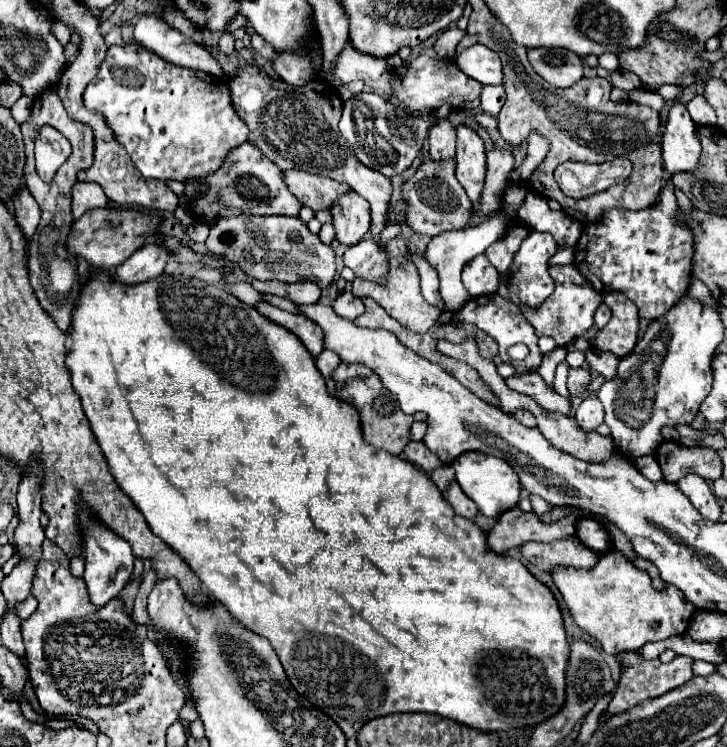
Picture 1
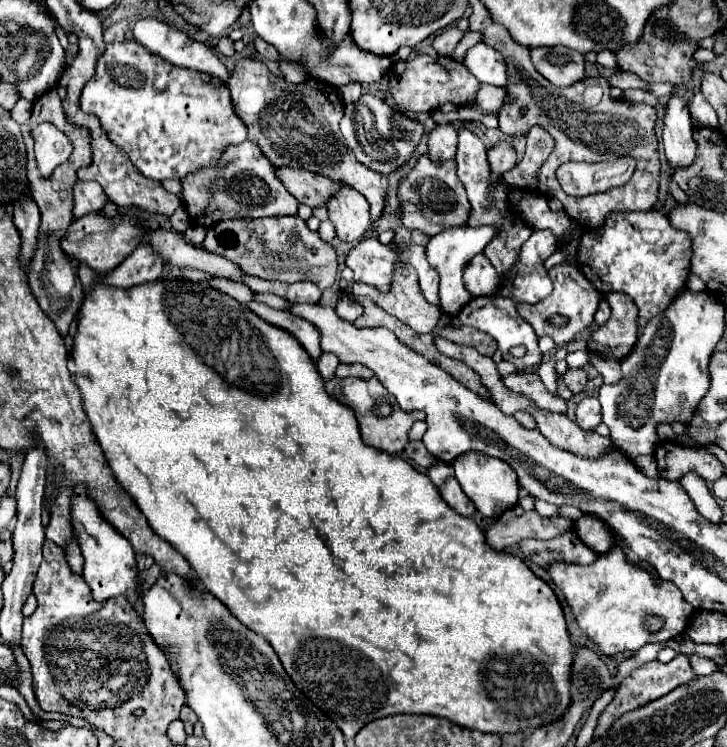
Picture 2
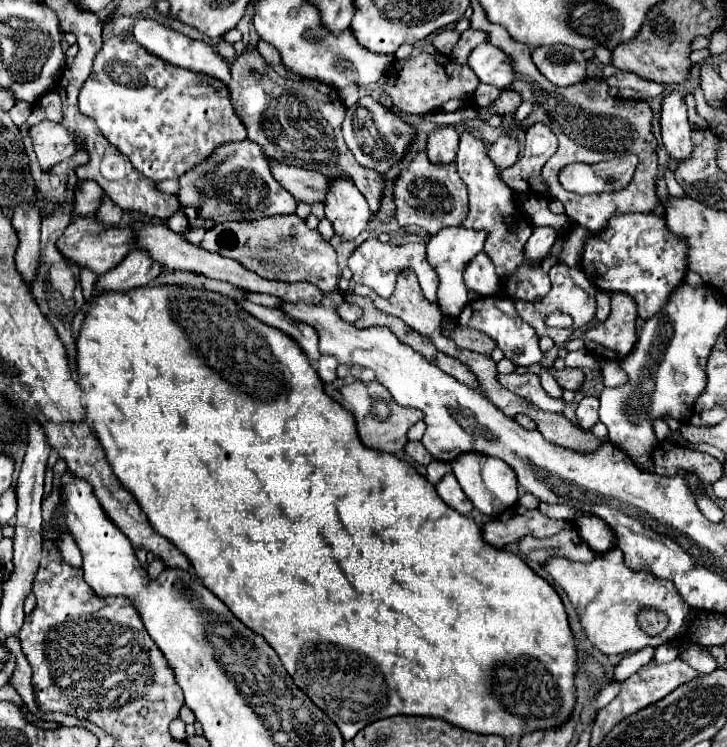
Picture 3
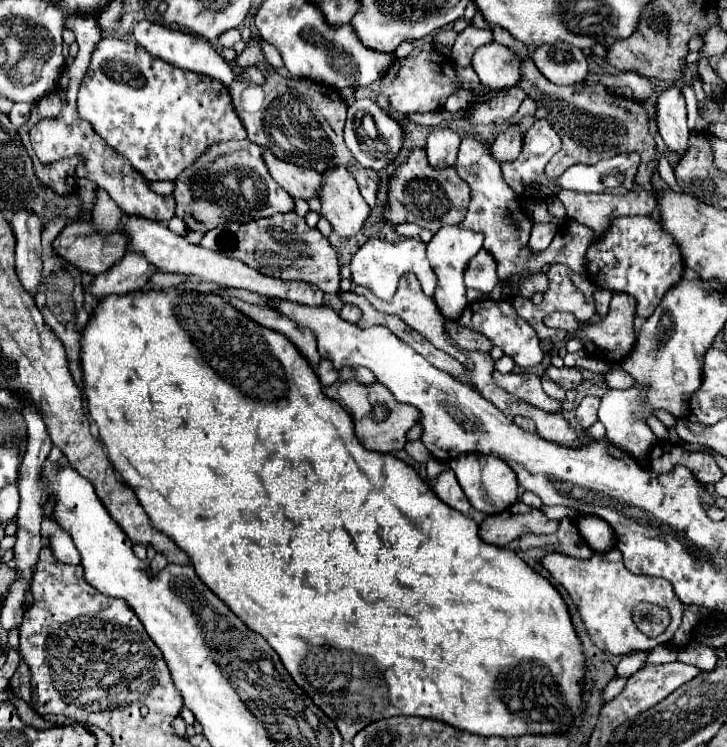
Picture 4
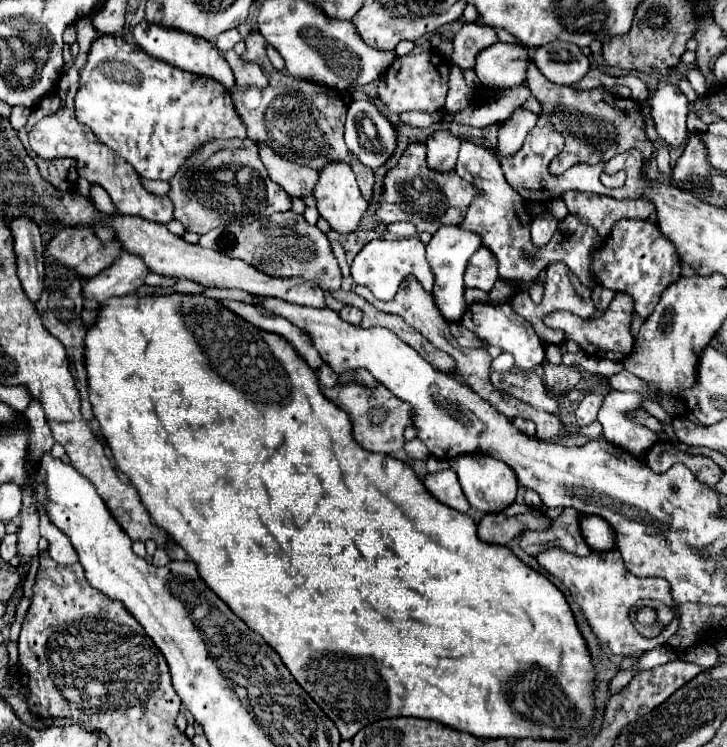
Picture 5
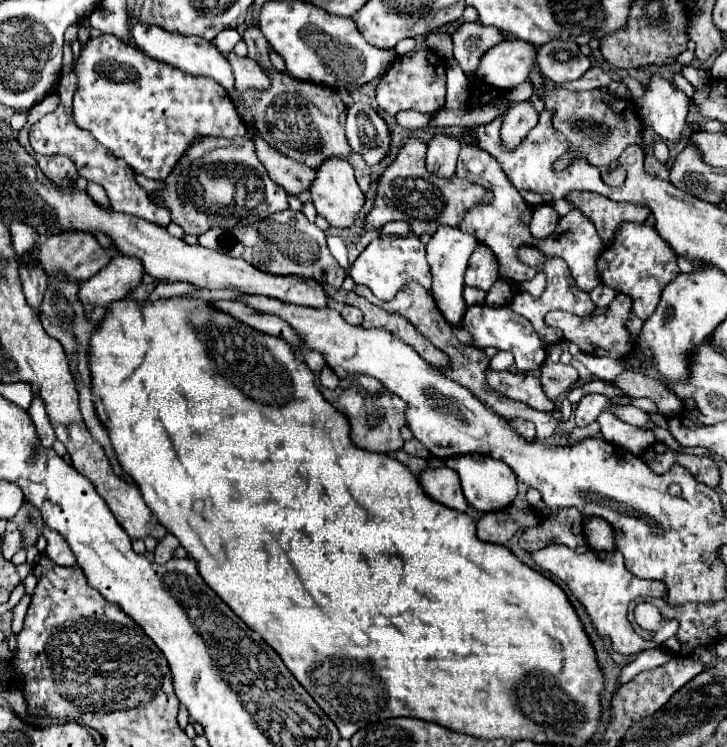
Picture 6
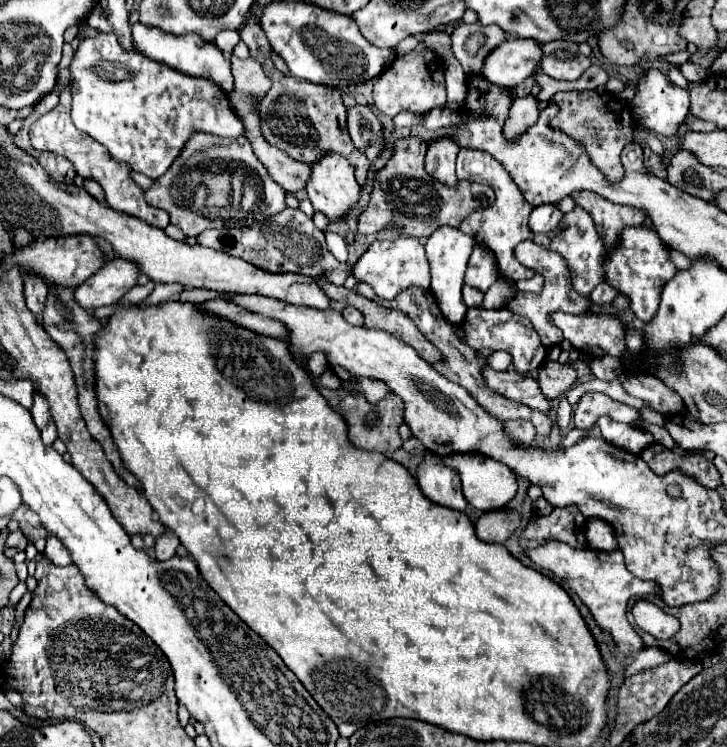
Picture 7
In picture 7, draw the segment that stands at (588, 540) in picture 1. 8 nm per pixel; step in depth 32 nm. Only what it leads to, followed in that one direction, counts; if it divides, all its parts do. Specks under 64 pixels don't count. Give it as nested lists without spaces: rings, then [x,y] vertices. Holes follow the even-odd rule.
[[[586,520],[586,542],[588,548],[592,550],[604,550],[604,552],[612,552],[616,550],[616,538],[612,536],[612,528],[608,528],[608,524],[604,524],[604,520]]]

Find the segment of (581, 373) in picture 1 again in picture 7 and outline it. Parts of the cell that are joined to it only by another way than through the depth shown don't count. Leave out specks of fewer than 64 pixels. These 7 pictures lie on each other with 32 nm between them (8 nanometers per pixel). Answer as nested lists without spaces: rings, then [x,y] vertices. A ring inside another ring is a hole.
[[[546,360],[538,370],[540,388],[548,400],[554,400],[554,398],[562,396],[566,390],[570,390],[570,386],[576,382],[576,378],[578,378],[578,374],[570,364],[560,364],[560,362],[552,362],[552,360]]]

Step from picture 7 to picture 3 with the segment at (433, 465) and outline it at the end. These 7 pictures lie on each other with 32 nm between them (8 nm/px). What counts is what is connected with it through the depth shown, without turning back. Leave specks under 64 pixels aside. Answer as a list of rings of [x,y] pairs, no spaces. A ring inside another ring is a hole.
[[[446,474],[444,480],[440,484],[436,484],[436,490],[440,494],[440,498],[450,506],[454,508],[456,512],[468,516],[472,510],[474,510],[474,504],[464,496],[458,480],[454,478],[454,474]]]

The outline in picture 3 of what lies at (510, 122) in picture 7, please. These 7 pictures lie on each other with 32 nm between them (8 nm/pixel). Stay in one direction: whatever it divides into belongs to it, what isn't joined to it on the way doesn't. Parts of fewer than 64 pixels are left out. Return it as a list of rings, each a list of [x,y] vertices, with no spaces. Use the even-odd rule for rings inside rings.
[[[502,134],[488,150],[488,156],[492,158],[492,164],[496,164],[498,170],[510,168],[518,160],[518,144],[514,134]]]

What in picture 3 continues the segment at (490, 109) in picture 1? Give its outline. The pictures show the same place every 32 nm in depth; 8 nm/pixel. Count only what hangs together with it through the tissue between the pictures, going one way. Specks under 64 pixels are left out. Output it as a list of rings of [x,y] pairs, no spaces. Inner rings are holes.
[[[480,84],[478,90],[476,90],[474,102],[476,102],[476,106],[480,106],[480,108],[490,108],[492,104],[496,104],[496,100],[500,98],[500,94],[502,94],[500,88],[492,88],[492,86],[488,86],[488,84]]]

